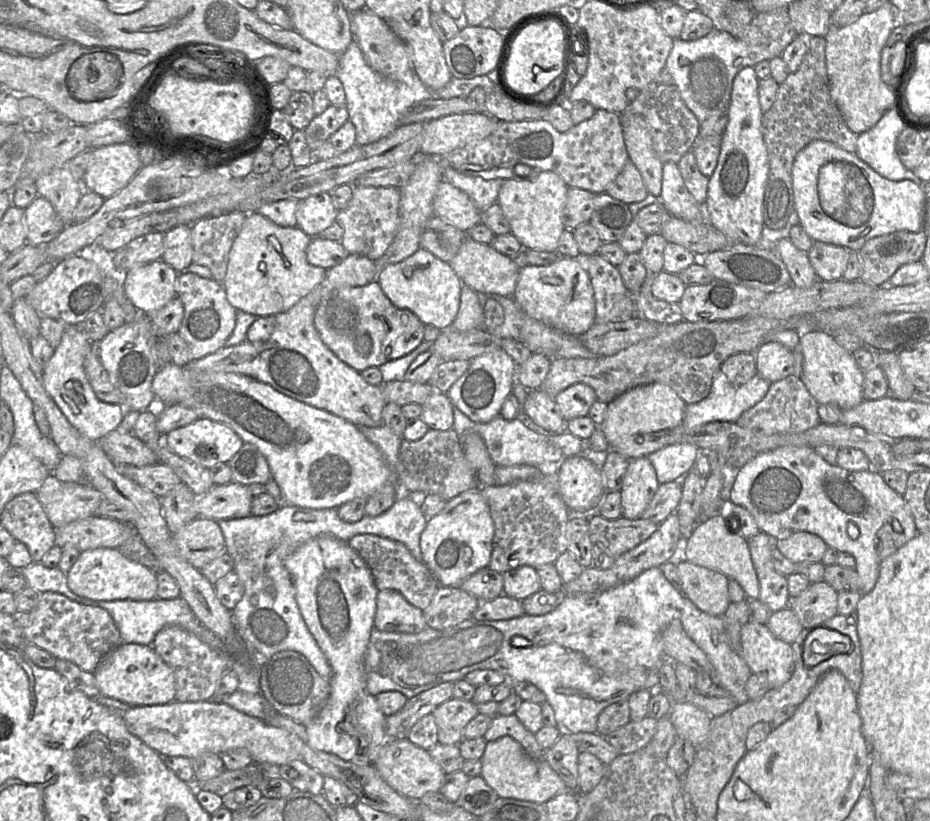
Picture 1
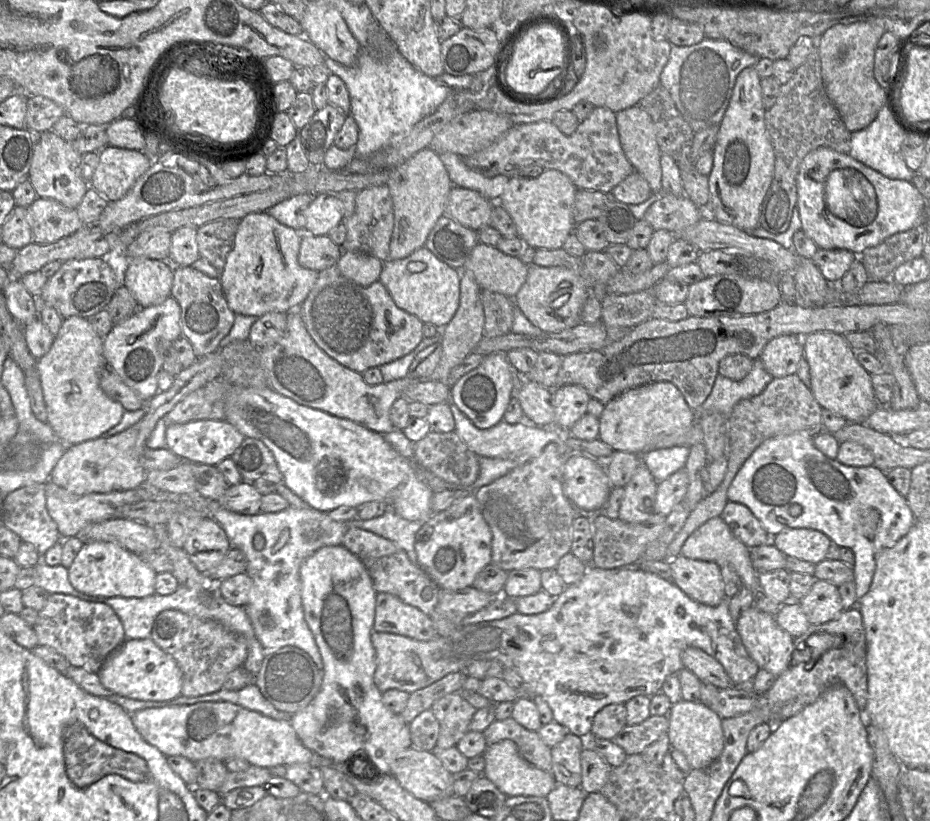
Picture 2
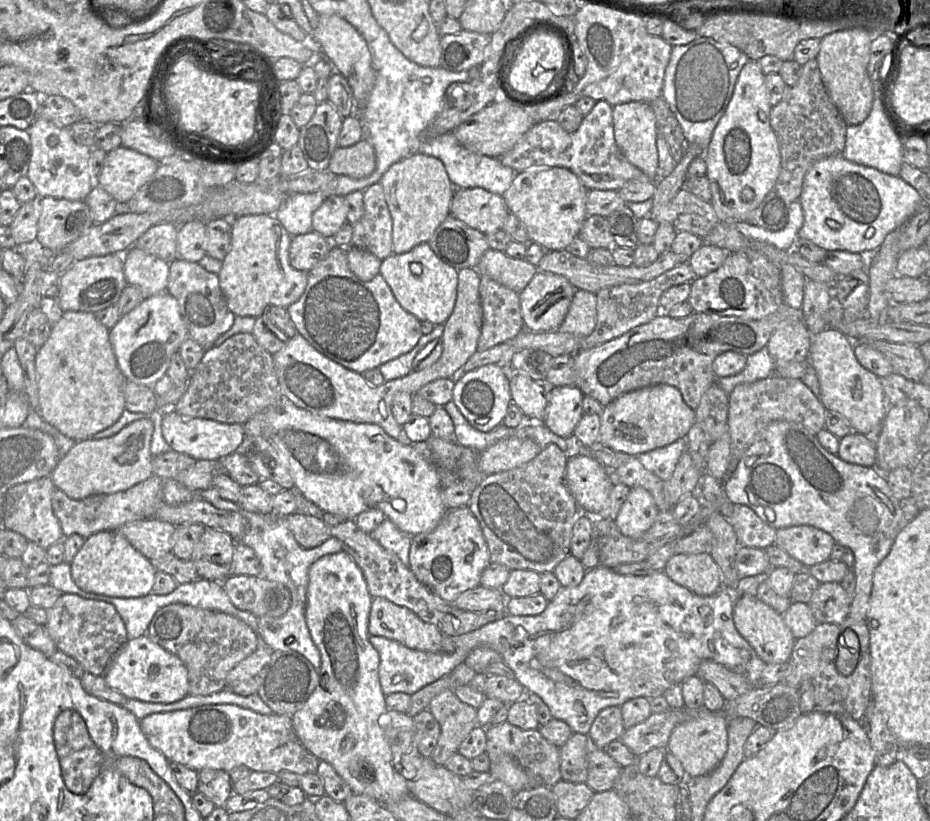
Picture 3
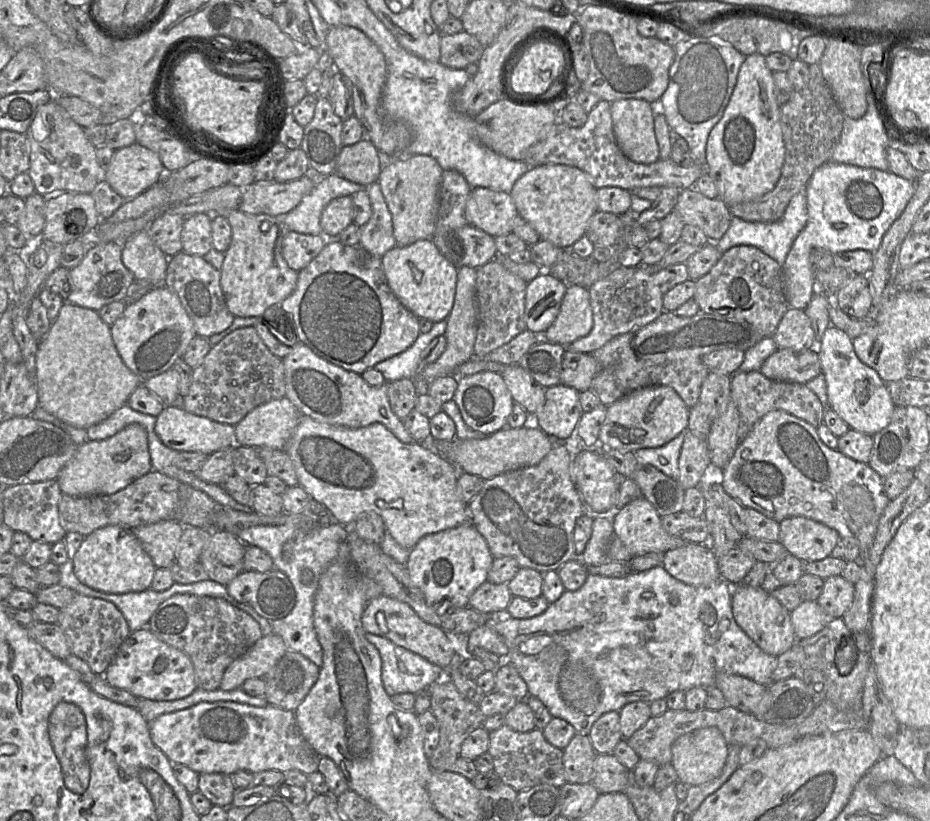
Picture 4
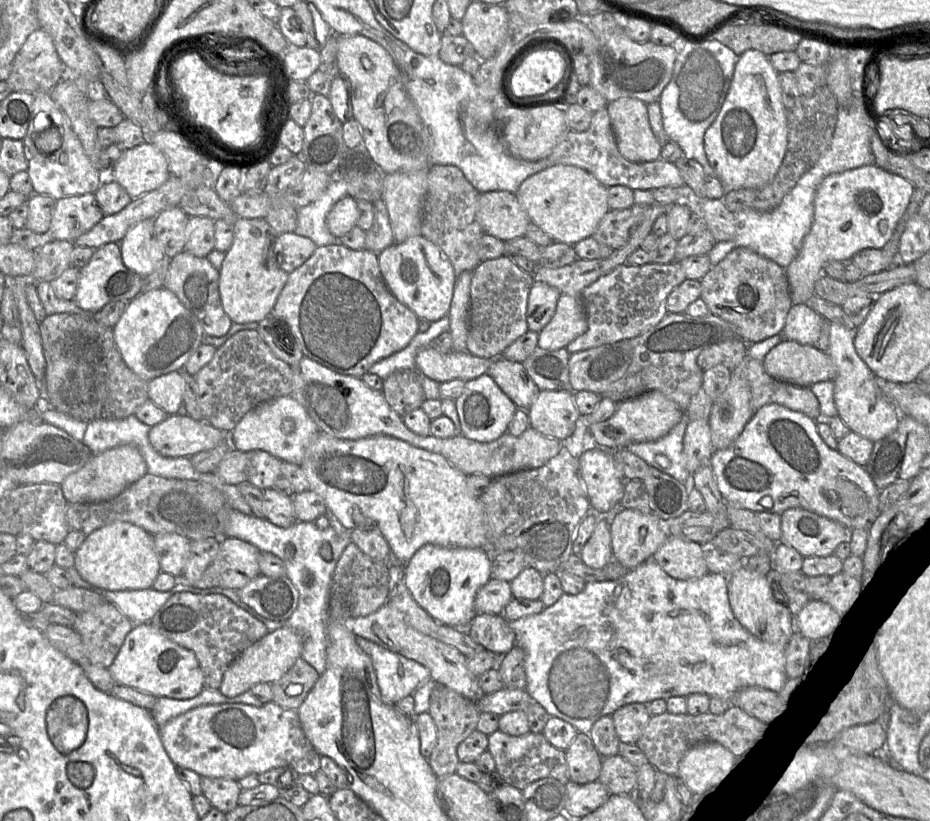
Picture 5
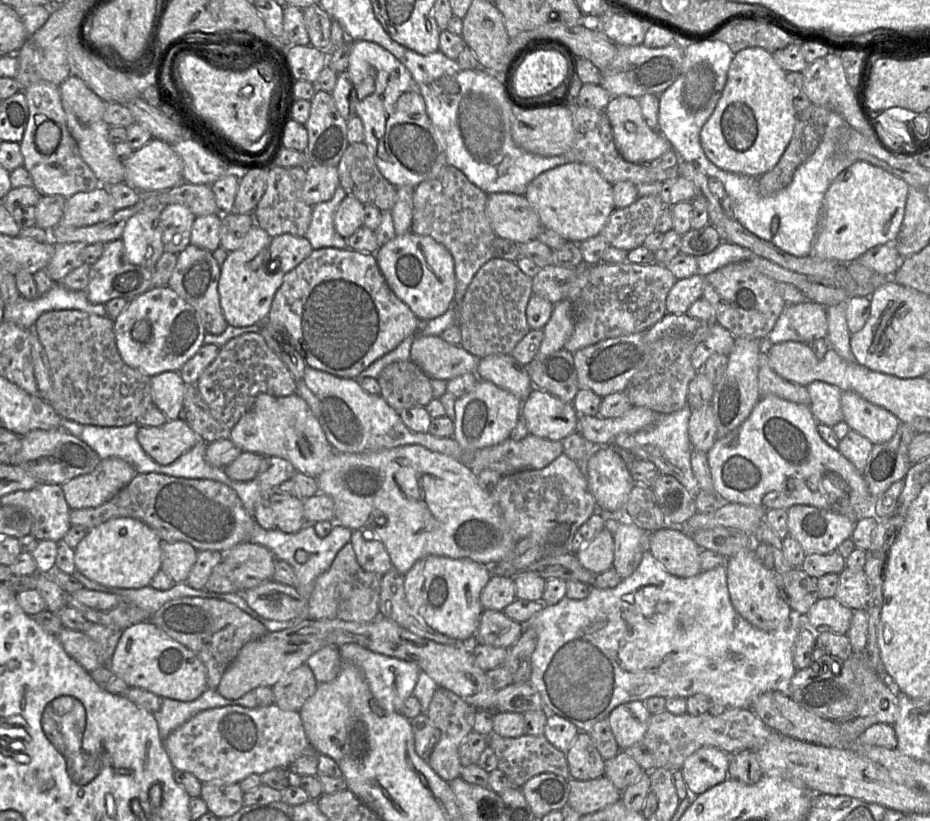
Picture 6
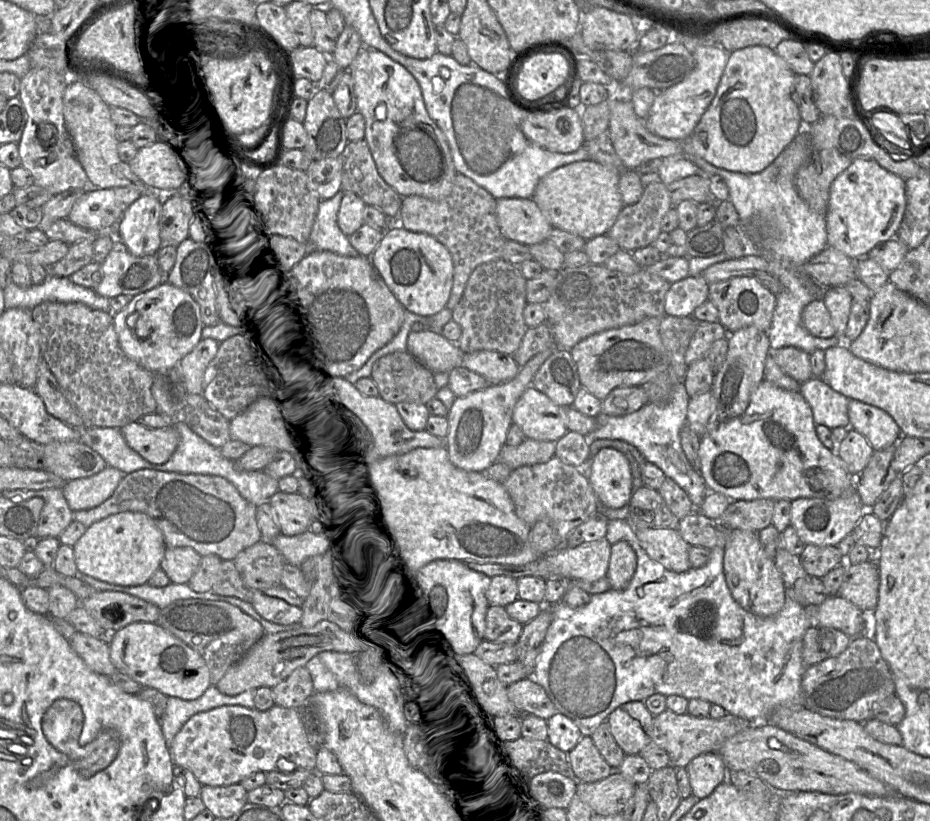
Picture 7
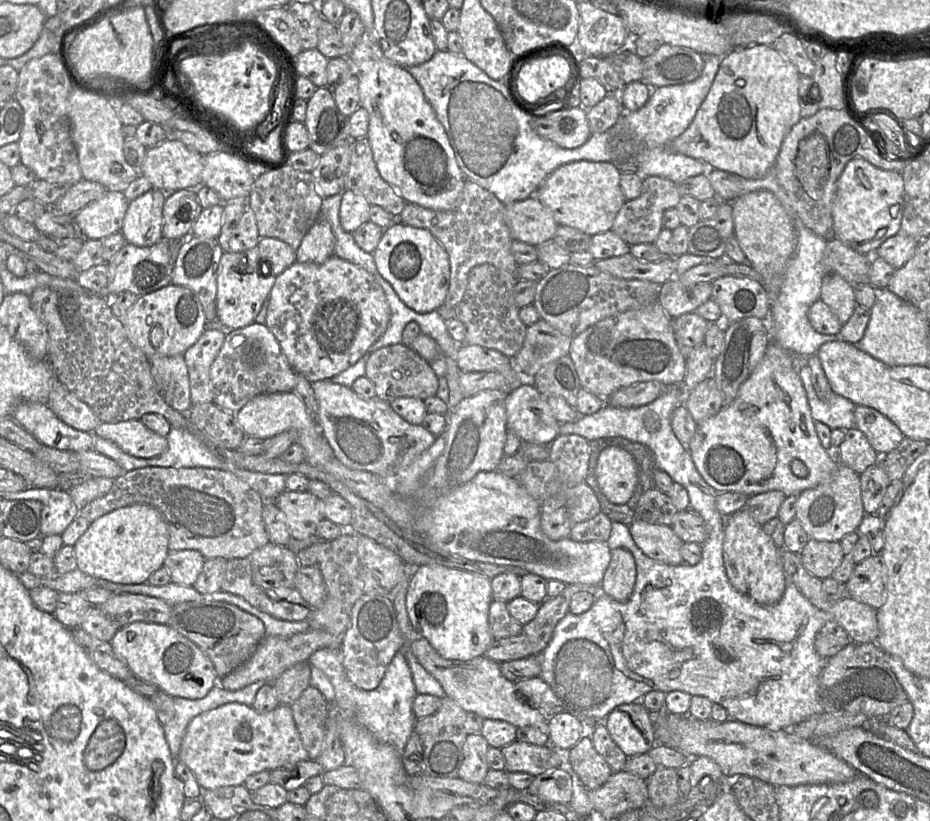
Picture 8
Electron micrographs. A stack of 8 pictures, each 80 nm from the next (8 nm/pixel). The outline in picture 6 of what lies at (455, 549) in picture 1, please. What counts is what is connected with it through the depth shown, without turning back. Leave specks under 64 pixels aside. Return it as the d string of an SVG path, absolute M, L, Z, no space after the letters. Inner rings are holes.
M426 556L405 574L406 600L414 613L433 630L454 639L475 637L484 610L480 594L494 575L491 566L467 558Z

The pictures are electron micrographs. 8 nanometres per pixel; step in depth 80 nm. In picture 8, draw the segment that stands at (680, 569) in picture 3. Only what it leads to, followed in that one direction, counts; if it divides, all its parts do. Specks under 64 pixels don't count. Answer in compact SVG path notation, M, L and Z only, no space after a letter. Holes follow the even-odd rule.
M635 519L629 527L633 540L648 557L667 565L684 563L681 556L681 546L684 542L671 526Z

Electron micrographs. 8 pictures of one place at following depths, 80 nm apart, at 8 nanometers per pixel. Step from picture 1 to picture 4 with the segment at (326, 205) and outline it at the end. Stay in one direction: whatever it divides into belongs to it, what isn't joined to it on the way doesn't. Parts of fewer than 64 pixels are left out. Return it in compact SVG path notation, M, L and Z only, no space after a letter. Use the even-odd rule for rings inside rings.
M340 196L330 201L320 219L323 235L328 239L336 239L351 223L353 223L352 196Z

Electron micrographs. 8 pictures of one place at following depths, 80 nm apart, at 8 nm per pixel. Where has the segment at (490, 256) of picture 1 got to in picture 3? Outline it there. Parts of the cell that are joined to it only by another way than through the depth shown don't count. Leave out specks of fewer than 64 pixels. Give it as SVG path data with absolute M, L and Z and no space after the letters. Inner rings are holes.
M491 248L482 256L476 269L480 275L486 275L518 294L539 271L537 266L526 260L514 259Z

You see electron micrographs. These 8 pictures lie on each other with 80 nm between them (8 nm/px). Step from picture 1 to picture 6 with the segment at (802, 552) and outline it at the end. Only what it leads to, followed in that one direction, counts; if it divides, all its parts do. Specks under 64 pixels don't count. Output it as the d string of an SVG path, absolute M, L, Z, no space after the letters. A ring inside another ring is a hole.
M794 505L788 510L788 535L795 539L805 554L828 554L850 538L856 522L842 514L809 505Z

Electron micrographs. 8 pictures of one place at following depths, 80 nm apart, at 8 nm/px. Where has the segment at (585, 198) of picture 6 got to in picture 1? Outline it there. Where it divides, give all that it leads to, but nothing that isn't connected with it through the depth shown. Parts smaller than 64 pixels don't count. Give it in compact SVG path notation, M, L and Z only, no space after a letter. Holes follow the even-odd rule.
M518 169L523 178L506 179L498 194L497 203L508 220L511 233L525 249L557 251L561 234L566 229L564 211L568 185L553 171L528 172Z

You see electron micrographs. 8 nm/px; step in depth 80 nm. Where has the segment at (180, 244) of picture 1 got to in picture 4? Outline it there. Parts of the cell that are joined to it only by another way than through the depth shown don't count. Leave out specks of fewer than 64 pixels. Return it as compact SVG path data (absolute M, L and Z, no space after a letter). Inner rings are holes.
M197 213L185 217L181 232L182 249L190 255L204 256L212 248L211 215Z

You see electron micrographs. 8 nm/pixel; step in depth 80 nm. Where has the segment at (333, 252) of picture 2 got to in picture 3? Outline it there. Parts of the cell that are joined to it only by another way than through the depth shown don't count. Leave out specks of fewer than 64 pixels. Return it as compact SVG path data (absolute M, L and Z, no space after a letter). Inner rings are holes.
M317 232L293 236L289 248L289 261L293 268L310 271L323 260L334 244Z

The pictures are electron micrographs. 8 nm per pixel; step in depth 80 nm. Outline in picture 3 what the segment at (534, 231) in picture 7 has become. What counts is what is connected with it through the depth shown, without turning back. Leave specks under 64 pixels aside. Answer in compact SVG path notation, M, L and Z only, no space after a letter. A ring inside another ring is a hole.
M456 188L450 214L483 234L503 230L510 214L503 196L484 188Z

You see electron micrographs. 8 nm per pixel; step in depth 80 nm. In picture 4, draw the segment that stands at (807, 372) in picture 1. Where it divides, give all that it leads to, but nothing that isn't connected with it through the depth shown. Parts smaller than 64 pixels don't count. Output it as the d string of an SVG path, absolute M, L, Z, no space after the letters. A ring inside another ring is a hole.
M830 325L821 341L815 347L818 351L821 371L827 384L829 408L833 410L850 429L874 436L891 421L895 404L886 383L871 367L857 357L853 339L841 329Z

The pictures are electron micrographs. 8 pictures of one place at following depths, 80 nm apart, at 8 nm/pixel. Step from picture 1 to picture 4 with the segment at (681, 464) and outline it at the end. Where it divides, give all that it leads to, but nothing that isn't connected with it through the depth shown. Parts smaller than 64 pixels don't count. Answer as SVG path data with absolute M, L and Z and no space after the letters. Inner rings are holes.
M686 431L681 432L661 447L639 449L634 454L640 463L650 464L677 481L679 477L679 457L685 433Z

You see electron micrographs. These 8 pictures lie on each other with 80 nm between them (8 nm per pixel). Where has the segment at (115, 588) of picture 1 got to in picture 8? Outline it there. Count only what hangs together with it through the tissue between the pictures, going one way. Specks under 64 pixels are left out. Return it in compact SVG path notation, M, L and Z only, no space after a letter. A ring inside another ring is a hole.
M135 504L93 521L73 547L77 569L83 573L118 584L142 584L164 565L168 543L168 529L161 513L150 505Z

